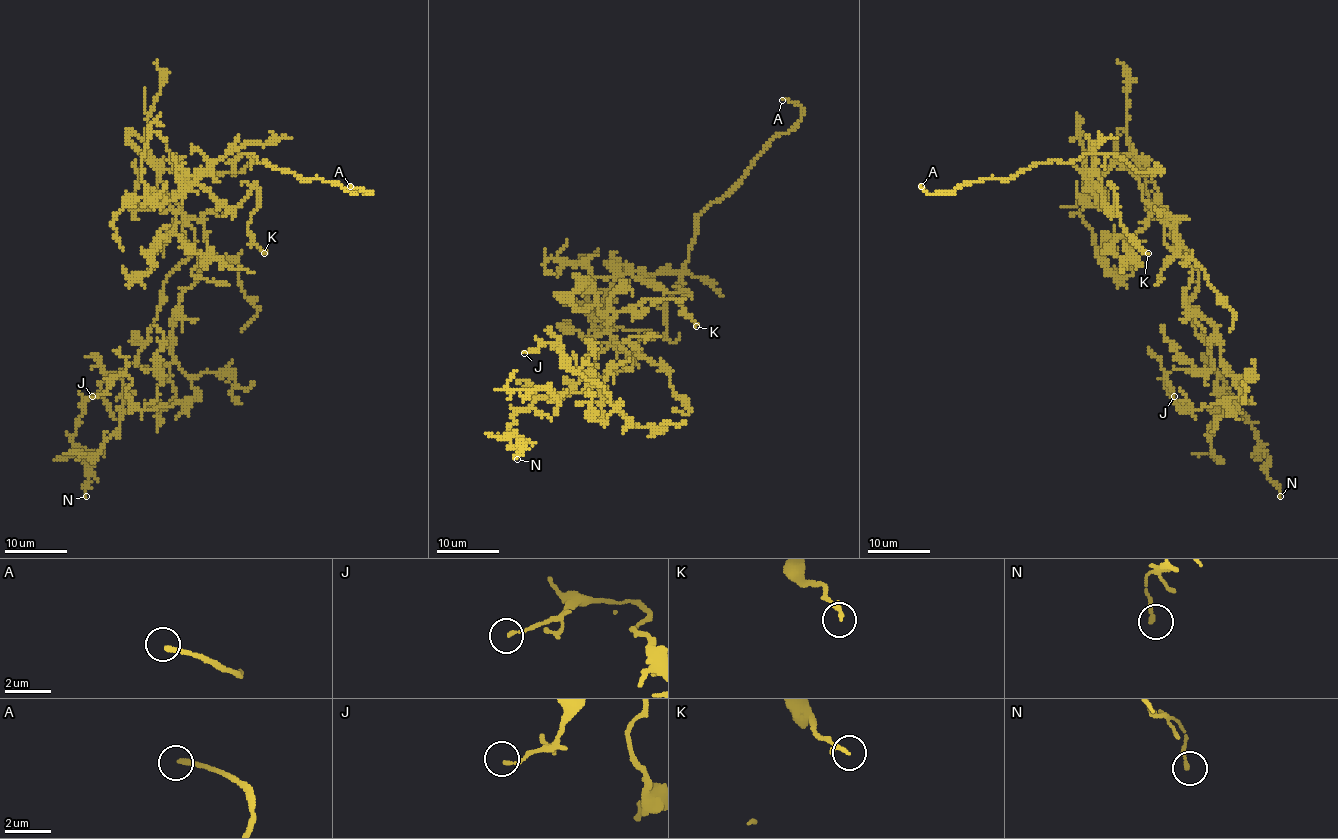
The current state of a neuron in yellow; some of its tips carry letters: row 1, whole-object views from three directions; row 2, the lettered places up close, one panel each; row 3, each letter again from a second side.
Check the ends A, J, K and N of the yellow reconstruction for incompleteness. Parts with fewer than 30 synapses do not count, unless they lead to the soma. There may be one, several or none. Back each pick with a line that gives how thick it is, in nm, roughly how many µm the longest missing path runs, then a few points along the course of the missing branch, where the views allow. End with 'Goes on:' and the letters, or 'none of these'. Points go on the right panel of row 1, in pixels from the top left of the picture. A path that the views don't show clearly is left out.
A: 200 nm | 15 µm | (921, 186), (907, 189), (896, 179)
Goes on: A

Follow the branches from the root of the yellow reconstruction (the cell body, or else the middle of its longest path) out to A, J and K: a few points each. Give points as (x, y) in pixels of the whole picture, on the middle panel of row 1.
A: (589, 339), (592, 315), (666, 332), (664, 307), (697, 217), (802, 115), (782, 100)
J: (589, 339), (608, 332), (631, 359), (631, 370), (611, 364), (602, 389), (627, 420), (558, 343), (524, 353)
K: (589, 339), (603, 323), (603, 296), (630, 273), (663, 290), (689, 293), (680, 306), (696, 326)

